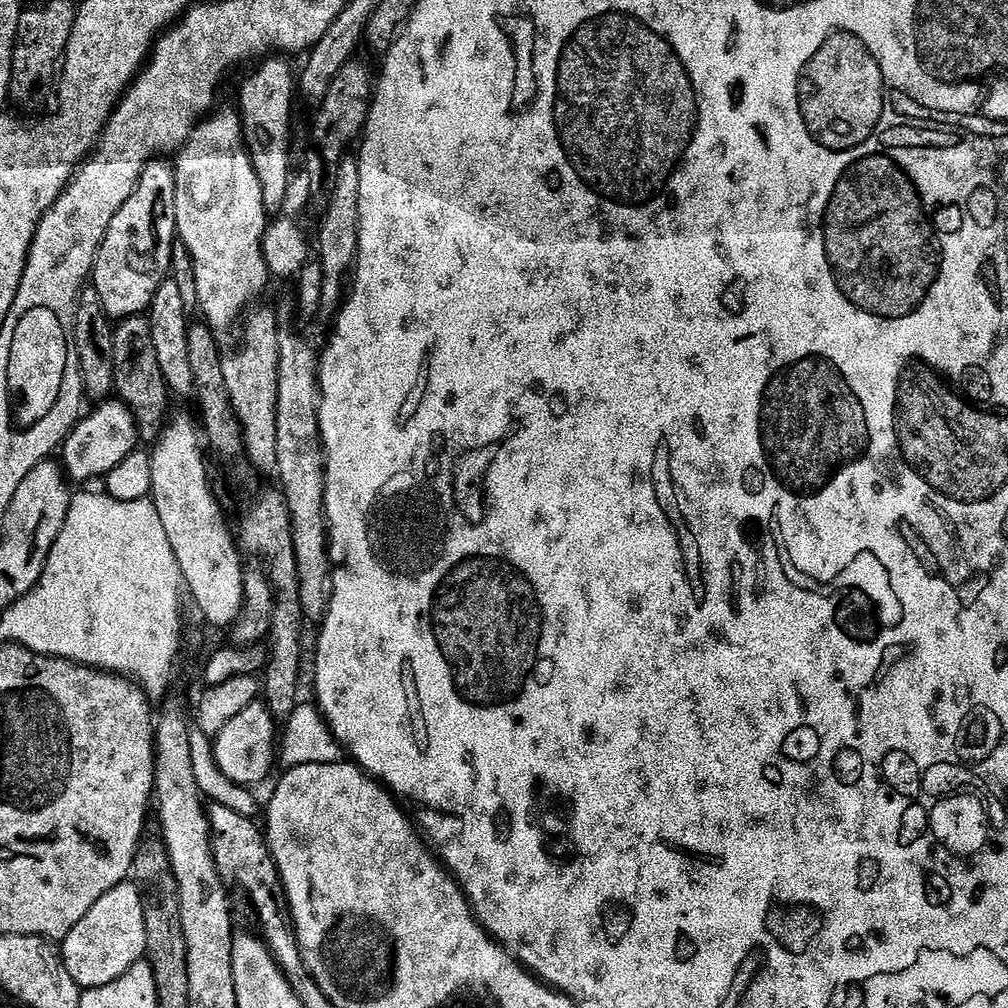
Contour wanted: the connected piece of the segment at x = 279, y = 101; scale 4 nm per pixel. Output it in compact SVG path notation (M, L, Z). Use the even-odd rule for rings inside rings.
M276 54L261 59L253 67L257 68L249 74L248 81L241 86L238 103L240 121L244 124L244 144L258 174L258 182L262 182L262 202L269 214L283 213L280 211L288 200L288 171L292 168L292 99L296 100L298 96L298 80L294 72L292 76L292 68L284 60L287 59Z

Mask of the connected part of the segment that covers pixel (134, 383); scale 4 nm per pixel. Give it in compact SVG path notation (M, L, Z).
M141 314L119 321L113 329L113 338L115 393L135 414L136 426L140 432L139 441L143 445L146 443L146 446L152 446L158 440L168 420L170 414L168 406L172 396L158 364L149 317Z

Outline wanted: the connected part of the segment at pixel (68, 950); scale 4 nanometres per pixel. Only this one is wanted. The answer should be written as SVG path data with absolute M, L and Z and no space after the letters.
M135 881L120 883L113 890L107 891L81 922L74 926L74 930L64 937L60 946L64 966L82 990L117 981L147 955L146 916L142 896Z

